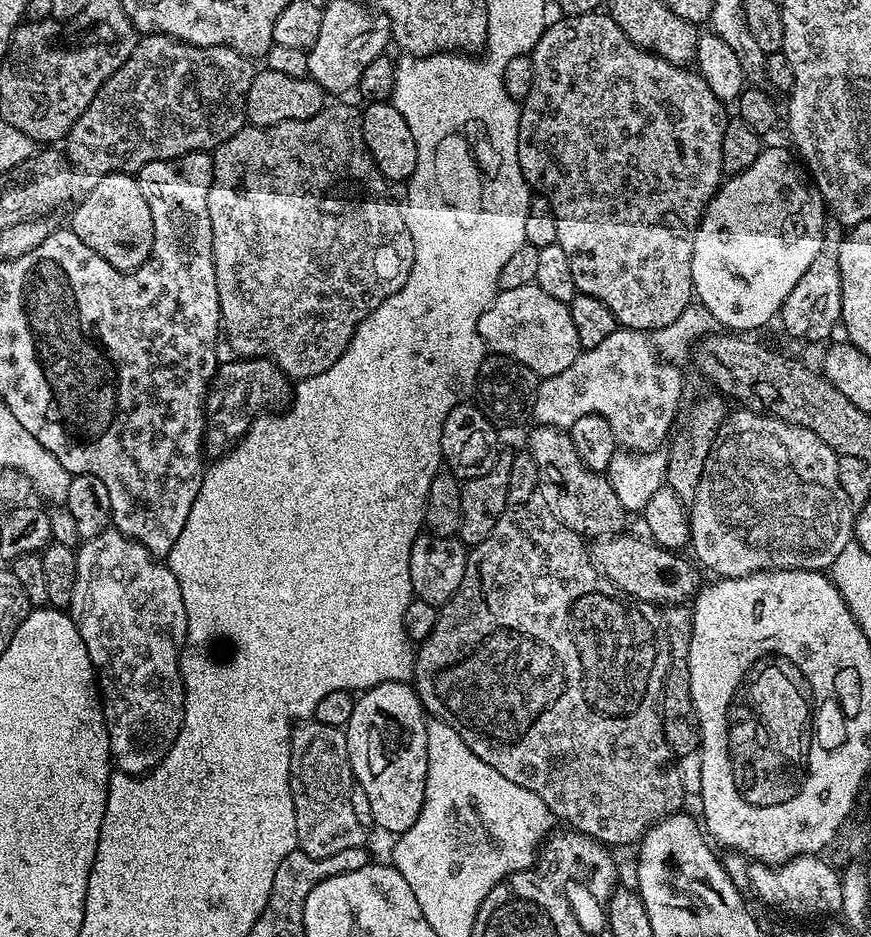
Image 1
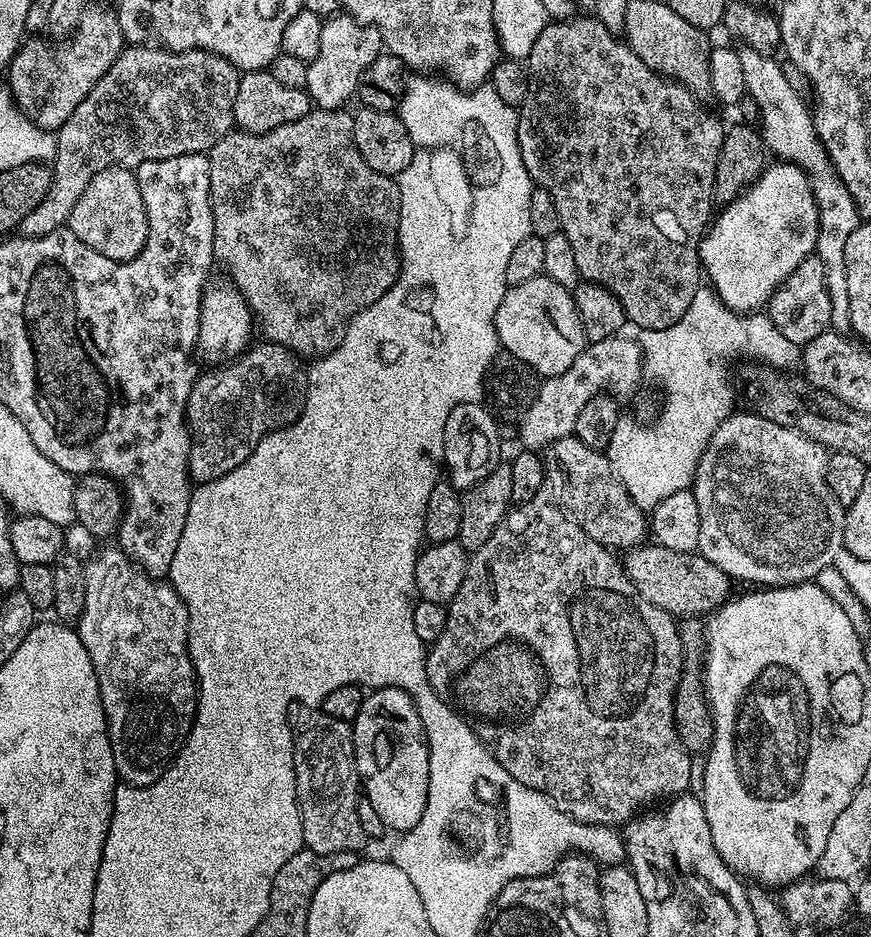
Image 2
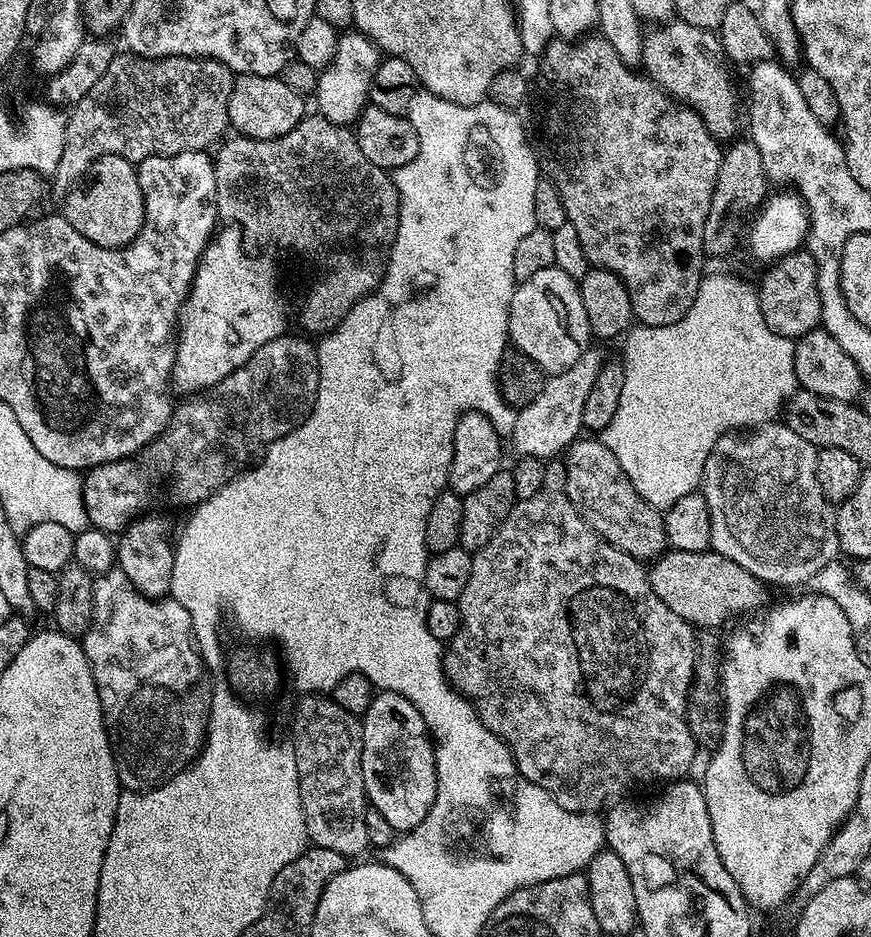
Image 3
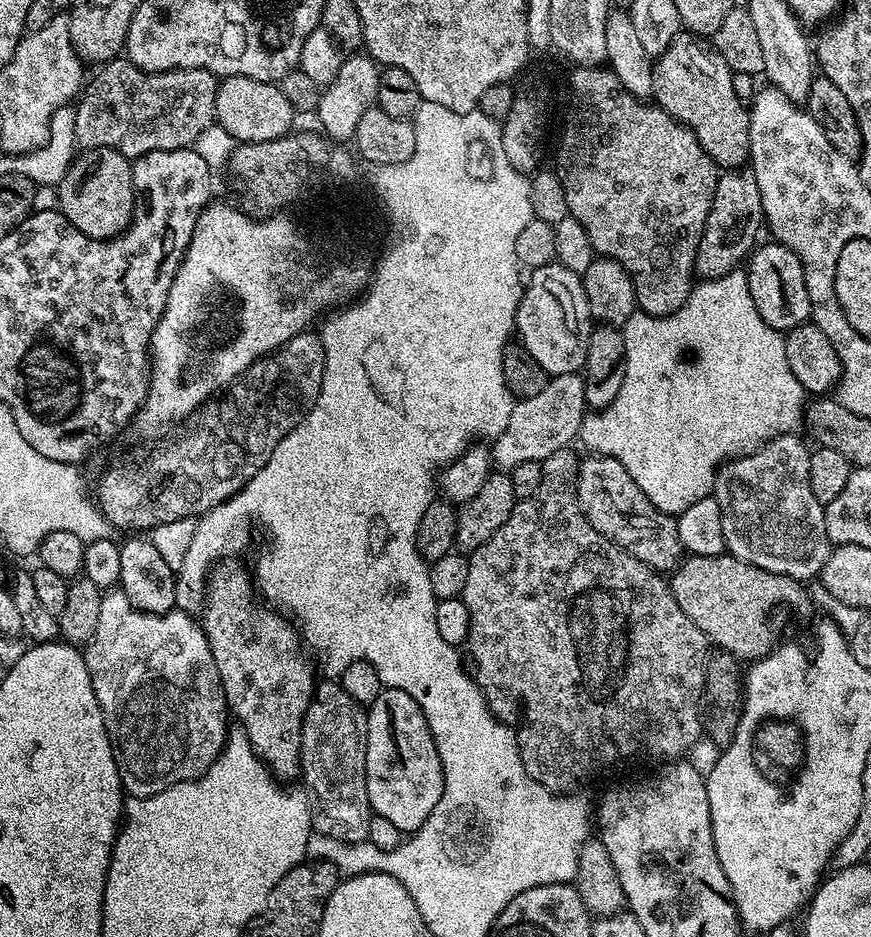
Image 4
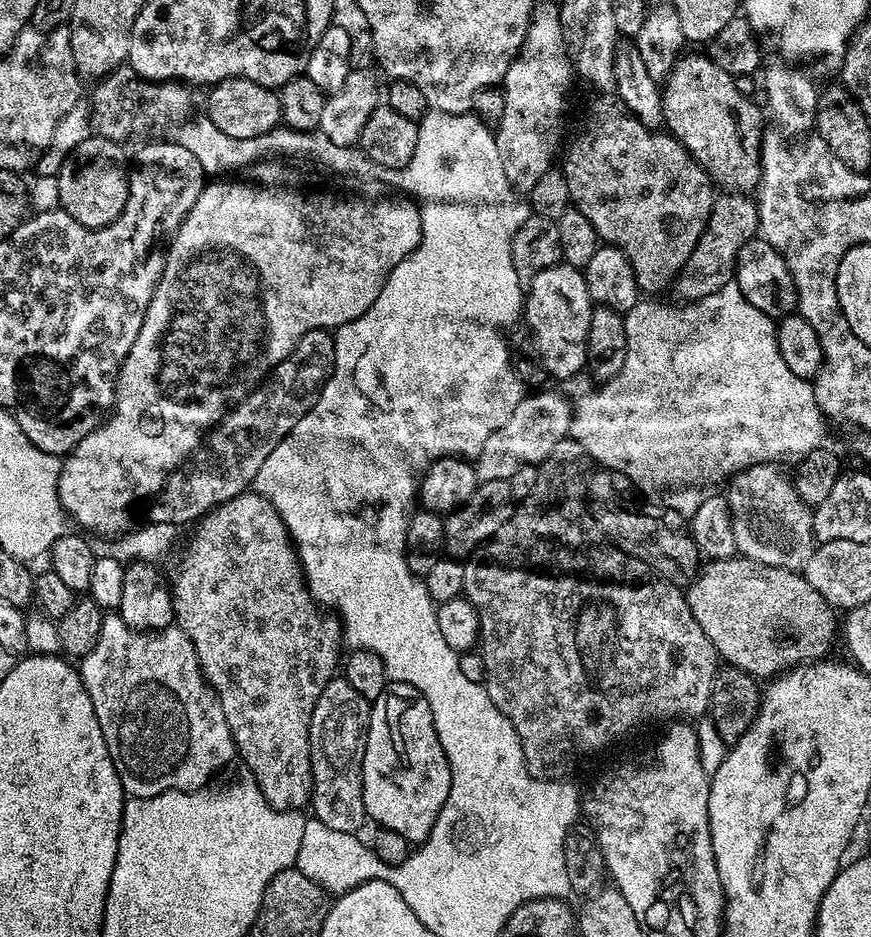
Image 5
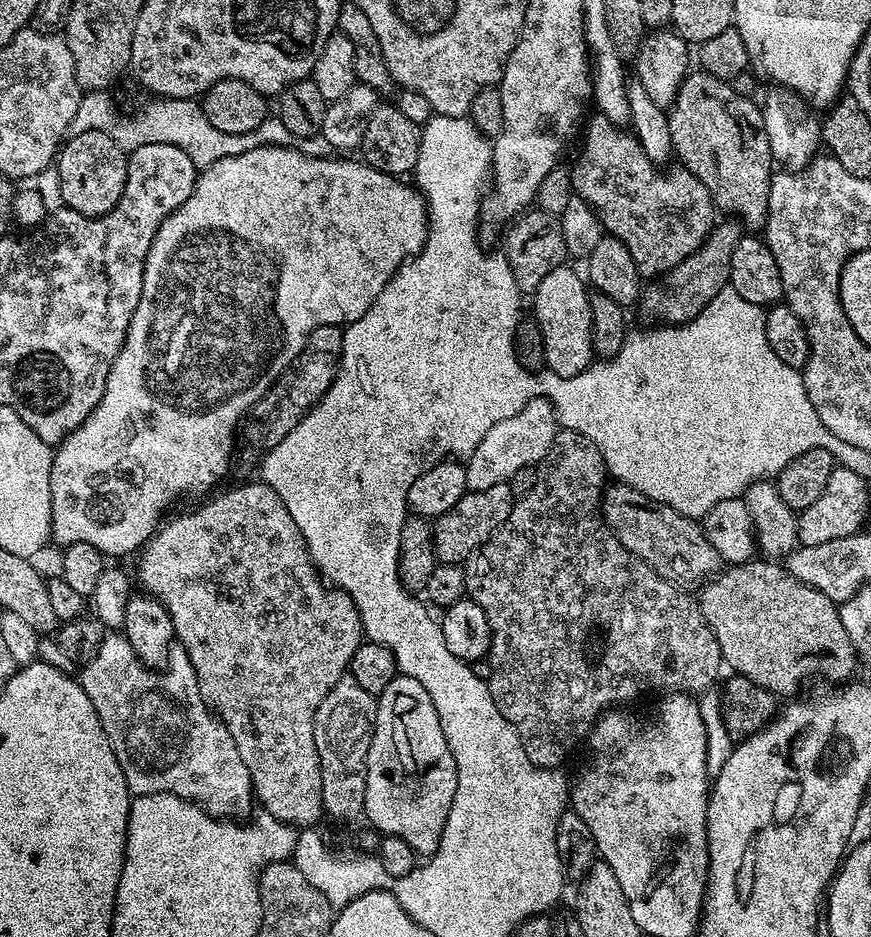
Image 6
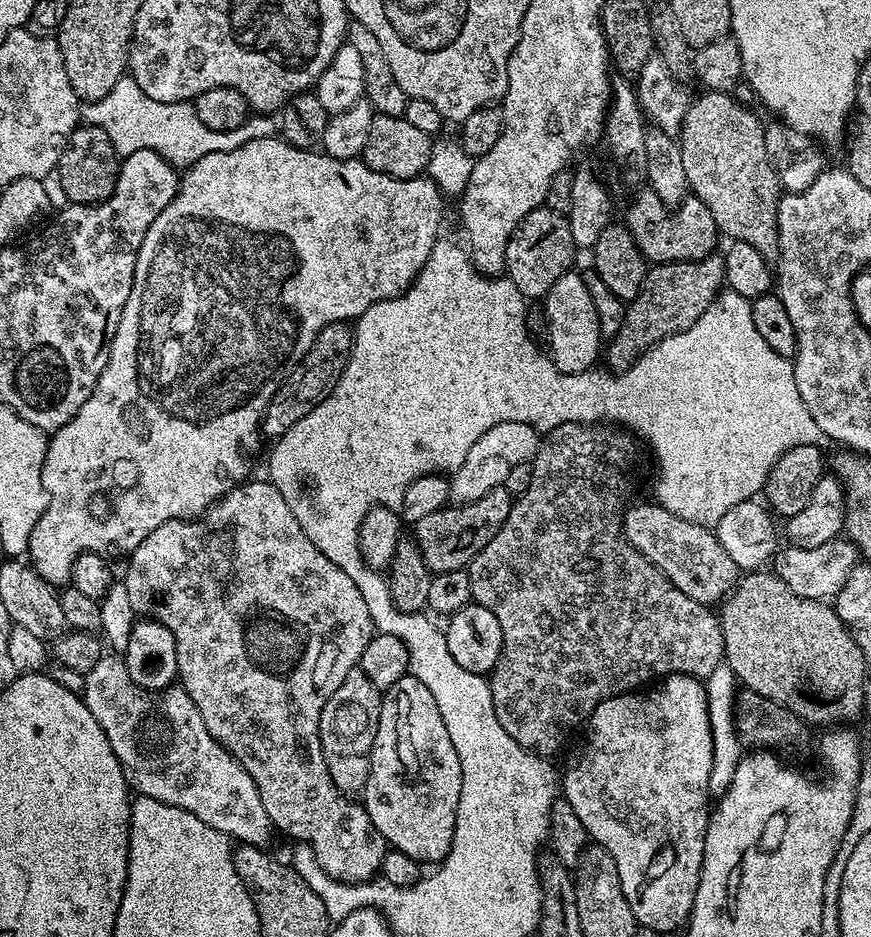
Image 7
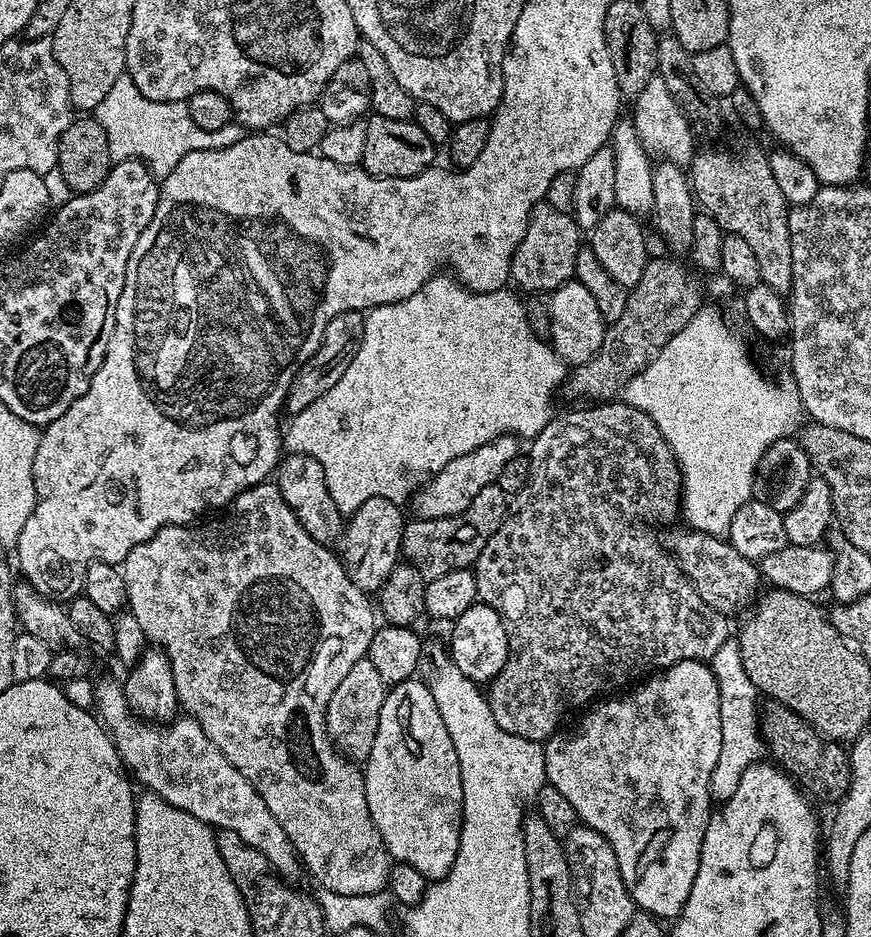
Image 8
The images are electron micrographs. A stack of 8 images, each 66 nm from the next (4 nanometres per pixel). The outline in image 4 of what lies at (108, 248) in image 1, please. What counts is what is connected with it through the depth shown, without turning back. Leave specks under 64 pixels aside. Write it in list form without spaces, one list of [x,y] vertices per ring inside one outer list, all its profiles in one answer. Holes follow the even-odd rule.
[[[85,148],[60,179],[58,211],[92,240],[109,240],[125,232],[136,208],[133,161],[113,148]]]

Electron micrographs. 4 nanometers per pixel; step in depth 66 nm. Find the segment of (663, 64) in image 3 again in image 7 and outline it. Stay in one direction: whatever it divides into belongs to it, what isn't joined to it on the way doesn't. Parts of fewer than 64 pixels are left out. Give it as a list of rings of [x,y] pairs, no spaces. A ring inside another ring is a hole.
[[[705,91],[689,103],[686,118],[678,133],[678,143],[682,150],[682,166],[686,170],[686,182],[691,195],[706,202],[706,210],[714,214],[714,222],[721,233],[728,235],[729,241],[750,242],[762,258],[772,262],[779,257],[778,250],[778,202],[782,195],[780,179],[766,150],[765,125],[744,104],[735,100],[735,95],[726,92]]]

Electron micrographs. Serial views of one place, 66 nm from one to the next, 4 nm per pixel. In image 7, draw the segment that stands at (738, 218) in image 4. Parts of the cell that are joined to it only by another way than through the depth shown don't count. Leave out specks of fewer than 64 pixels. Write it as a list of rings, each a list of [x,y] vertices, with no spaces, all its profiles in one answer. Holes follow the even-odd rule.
[[[713,254],[704,260],[653,263],[644,276],[638,294],[624,309],[622,330],[618,330],[618,334],[607,341],[607,367],[616,372],[625,372],[658,341],[694,326],[694,322],[698,322],[698,318],[706,314],[706,306],[710,306],[710,302],[716,300],[724,287],[723,255]]]

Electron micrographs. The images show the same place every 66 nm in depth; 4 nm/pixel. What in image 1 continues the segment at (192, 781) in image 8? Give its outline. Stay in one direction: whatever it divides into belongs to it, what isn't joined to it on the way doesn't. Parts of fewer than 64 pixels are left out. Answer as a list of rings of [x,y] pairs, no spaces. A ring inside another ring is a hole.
[[[111,526],[102,534],[83,541],[79,545],[76,561],[78,562],[78,570],[74,578],[74,598],[72,599],[70,615],[72,621],[78,626],[78,634],[82,634],[82,642],[86,642],[86,650],[90,654],[92,667],[98,670],[98,687],[104,706],[104,719],[108,722],[112,759],[119,771],[127,772],[130,776],[142,776],[160,765],[162,758],[170,750],[170,746],[174,746],[184,721],[184,683],[180,677],[180,649],[184,647],[184,635],[186,634],[186,606],[182,606],[182,590],[178,586],[178,578],[174,578],[167,563],[150,555],[146,546],[126,538]]]

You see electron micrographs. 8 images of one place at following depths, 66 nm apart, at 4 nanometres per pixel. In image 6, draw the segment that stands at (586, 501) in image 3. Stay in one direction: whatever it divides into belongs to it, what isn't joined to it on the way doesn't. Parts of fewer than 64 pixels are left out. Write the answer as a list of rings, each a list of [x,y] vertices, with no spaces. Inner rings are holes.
[[[612,482],[605,487],[602,497],[602,515],[605,524],[618,538],[618,542],[622,542],[625,550],[651,566],[663,580],[670,581],[677,588],[699,589],[721,571],[722,561],[718,550],[714,550],[714,546],[710,546],[703,527],[693,517],[678,514],[678,510],[674,510],[670,505],[654,502],[650,498],[646,498],[646,494],[642,494],[630,486]]]

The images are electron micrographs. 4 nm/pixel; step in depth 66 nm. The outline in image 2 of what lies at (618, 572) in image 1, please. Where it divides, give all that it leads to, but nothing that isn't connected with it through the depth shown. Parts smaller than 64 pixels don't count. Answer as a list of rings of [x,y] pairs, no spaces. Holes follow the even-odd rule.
[[[648,542],[631,549],[625,556],[628,557],[622,560],[624,573],[631,578],[638,594],[642,594],[646,602],[666,610],[673,618],[707,617],[733,595],[733,581],[699,551],[666,550],[666,546]]]

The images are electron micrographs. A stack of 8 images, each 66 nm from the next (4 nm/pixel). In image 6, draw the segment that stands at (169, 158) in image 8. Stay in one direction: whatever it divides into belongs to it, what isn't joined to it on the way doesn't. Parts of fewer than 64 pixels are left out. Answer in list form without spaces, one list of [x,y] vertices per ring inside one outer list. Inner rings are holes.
[[[104,90],[85,91],[80,97],[78,114],[74,114],[74,125],[87,126],[110,134],[126,154],[130,154],[138,146],[169,144],[178,146],[178,150],[186,150],[186,154],[190,154],[190,158],[197,166],[207,166],[222,158],[246,154],[248,150],[254,150],[258,146],[286,148],[294,140],[290,130],[286,130],[286,126],[276,114],[268,115],[262,126],[258,126],[258,130],[250,130],[250,134],[222,134],[222,130],[210,126],[203,107],[192,98],[186,100],[152,98],[145,108],[138,109],[133,116],[120,116],[116,120],[116,104],[108,95],[109,93]]]

